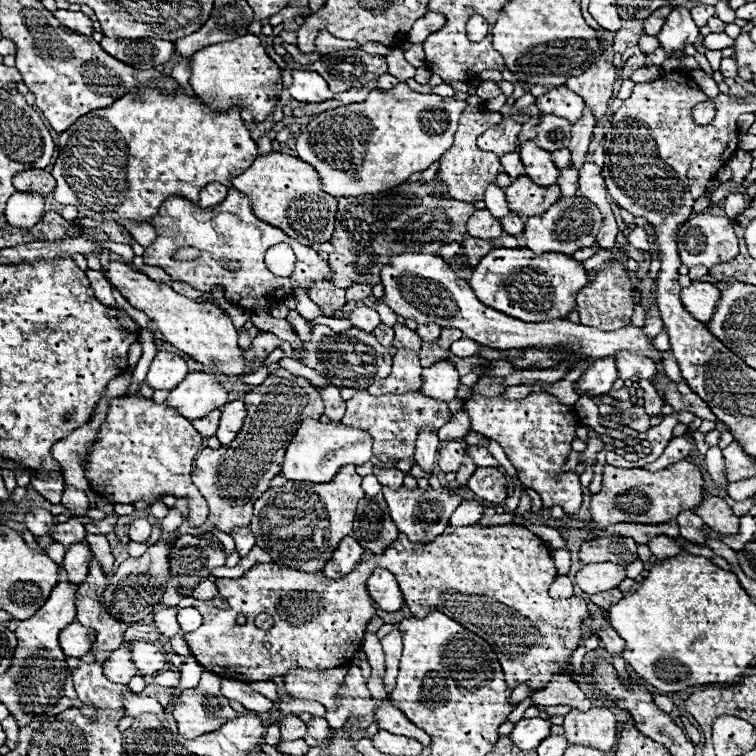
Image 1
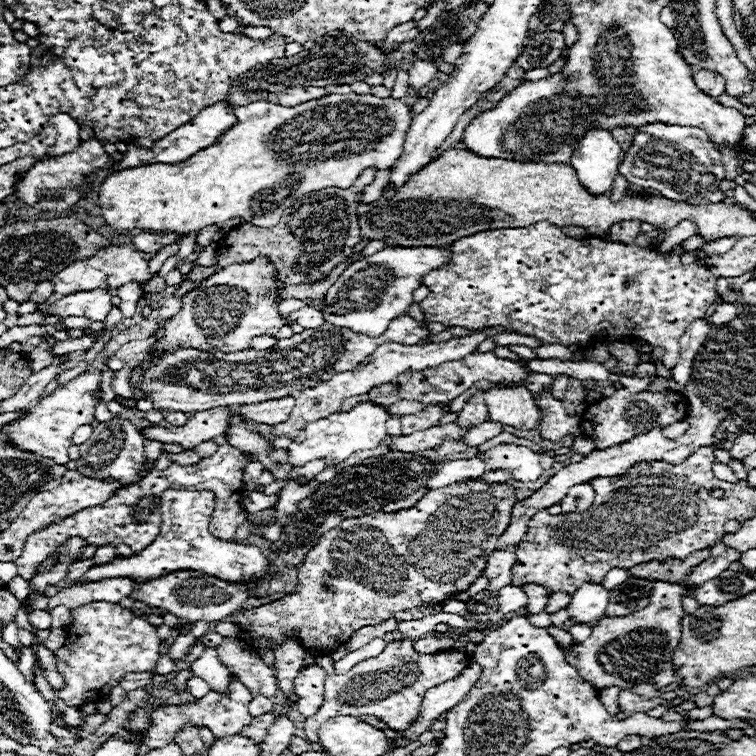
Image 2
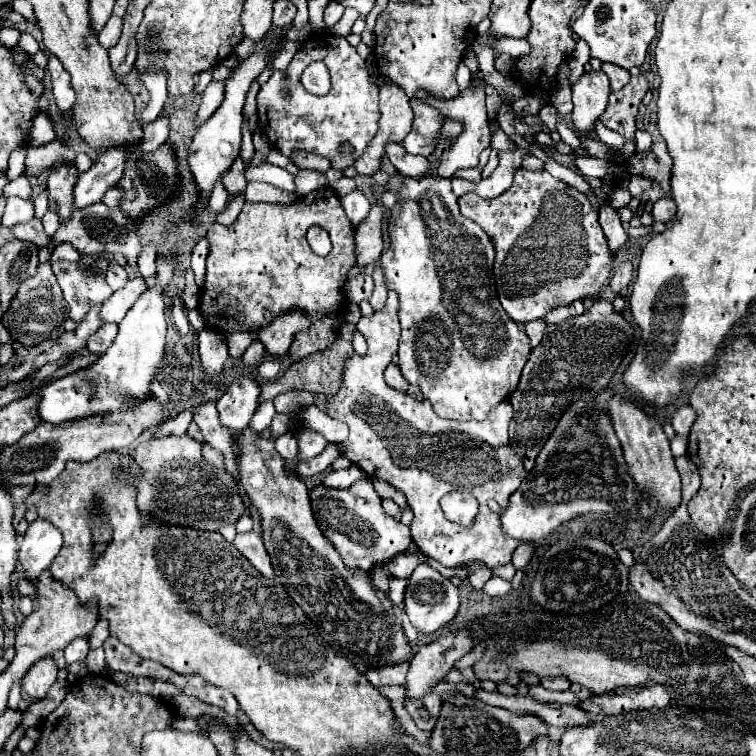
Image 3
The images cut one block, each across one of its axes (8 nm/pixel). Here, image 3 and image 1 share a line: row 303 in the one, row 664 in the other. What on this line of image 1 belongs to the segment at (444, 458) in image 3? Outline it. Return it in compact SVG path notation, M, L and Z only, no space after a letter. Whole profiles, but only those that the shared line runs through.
M392 630L386 638L382 638L384 654L386 654L386 674L384 674L384 684L386 690L390 692L396 684L396 674L398 674L398 660L402 652L402 638L398 630Z

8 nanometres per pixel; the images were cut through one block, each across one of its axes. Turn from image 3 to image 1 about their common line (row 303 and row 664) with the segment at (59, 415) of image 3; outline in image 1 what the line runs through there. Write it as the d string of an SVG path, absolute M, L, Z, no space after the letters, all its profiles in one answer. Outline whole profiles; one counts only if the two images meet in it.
M130 642L132 660L142 676L152 676L166 664L168 656L162 654L154 644L150 642Z

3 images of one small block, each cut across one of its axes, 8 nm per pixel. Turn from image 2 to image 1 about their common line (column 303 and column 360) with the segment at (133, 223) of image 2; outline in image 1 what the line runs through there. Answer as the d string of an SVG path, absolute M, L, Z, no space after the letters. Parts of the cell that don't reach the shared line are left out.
M396 84L390 90L376 88L364 102L316 114L296 138L298 158L316 168L322 190L334 198L358 198L364 194L386 192L404 184L412 174L430 168L452 146L458 120L466 106L466 100L444 98L438 94L420 94L406 84Z

